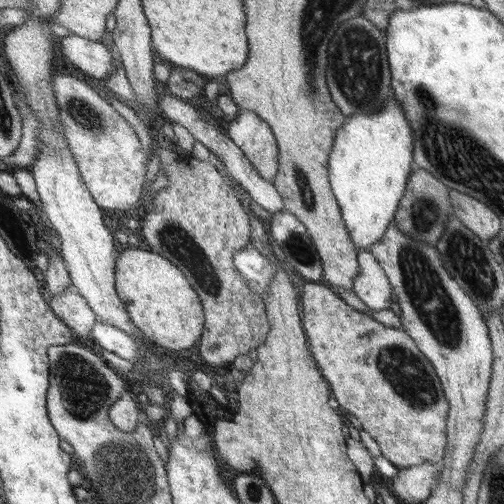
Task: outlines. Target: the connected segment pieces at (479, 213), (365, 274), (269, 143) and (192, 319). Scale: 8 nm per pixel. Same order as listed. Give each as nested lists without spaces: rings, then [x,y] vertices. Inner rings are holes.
[[[452,190],[449,200],[452,202],[452,214],[458,217],[466,228],[473,229],[482,240],[490,240],[502,230],[498,216],[490,208],[486,208],[482,201]]]
[[[358,250],[360,272],[354,277],[354,294],[372,310],[388,310],[392,304],[392,285],[371,251]]]
[[[239,110],[238,116],[227,120],[226,127],[227,135],[242,150],[256,172],[275,184],[280,167],[280,149],[269,124],[249,110]]]
[[[128,246],[117,262],[117,291],[122,297],[130,320],[148,340],[170,348],[190,348],[204,331],[205,311],[199,293],[188,284],[188,278],[171,260],[158,253]]]

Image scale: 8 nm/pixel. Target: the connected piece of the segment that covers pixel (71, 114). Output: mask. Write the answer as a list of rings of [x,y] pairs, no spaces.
[[[71,74],[58,75],[55,77],[55,89],[67,139],[97,203],[104,209],[127,213],[140,206],[148,158],[142,154],[140,140],[130,122],[112,106],[109,97],[94,90],[87,79]]]

